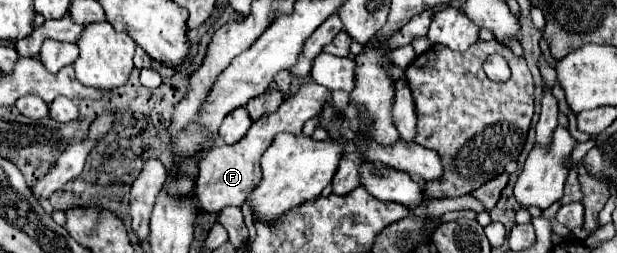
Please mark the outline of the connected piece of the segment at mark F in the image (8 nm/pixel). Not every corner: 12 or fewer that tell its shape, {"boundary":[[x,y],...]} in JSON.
{"boundary":[[304,84],[236,144],[200,162],[204,212],[242,206],[278,132],[300,134],[330,90]]}

